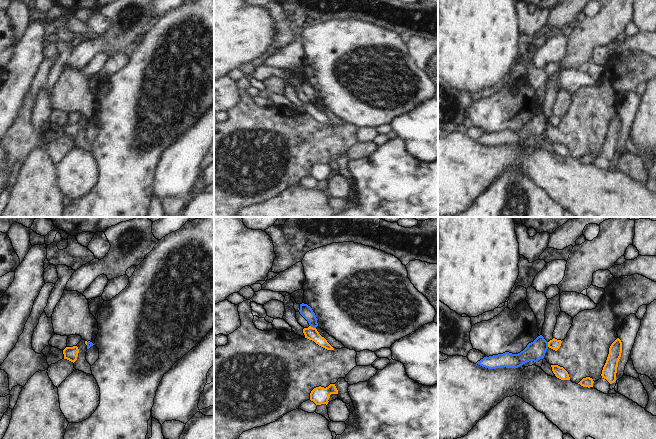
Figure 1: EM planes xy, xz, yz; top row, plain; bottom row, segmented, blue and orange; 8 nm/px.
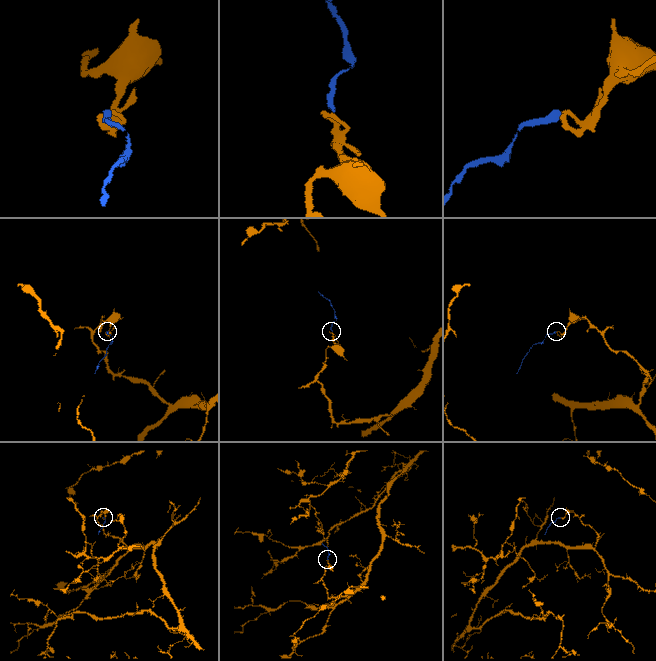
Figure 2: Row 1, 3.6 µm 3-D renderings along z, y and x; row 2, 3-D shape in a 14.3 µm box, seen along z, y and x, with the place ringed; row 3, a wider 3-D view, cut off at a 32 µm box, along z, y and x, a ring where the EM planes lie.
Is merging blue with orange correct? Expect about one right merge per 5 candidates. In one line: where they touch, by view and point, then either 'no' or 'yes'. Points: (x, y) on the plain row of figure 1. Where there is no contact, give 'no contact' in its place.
xz (313, 103) | no

